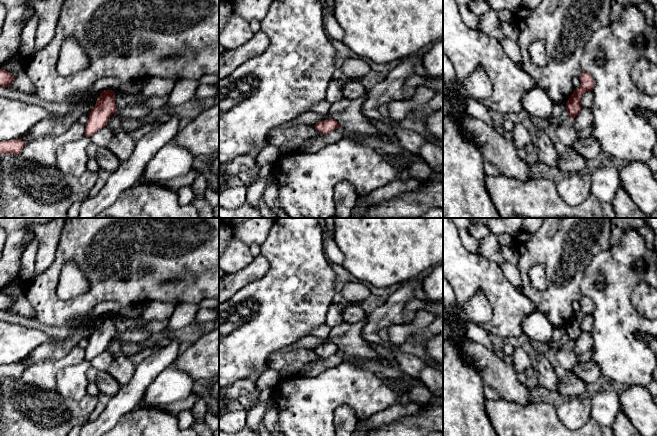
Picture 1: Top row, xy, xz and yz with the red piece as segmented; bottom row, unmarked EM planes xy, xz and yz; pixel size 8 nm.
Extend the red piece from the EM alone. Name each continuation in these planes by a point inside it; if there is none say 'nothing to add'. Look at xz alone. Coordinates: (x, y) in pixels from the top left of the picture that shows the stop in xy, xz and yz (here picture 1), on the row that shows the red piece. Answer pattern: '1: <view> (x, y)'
nothing to add

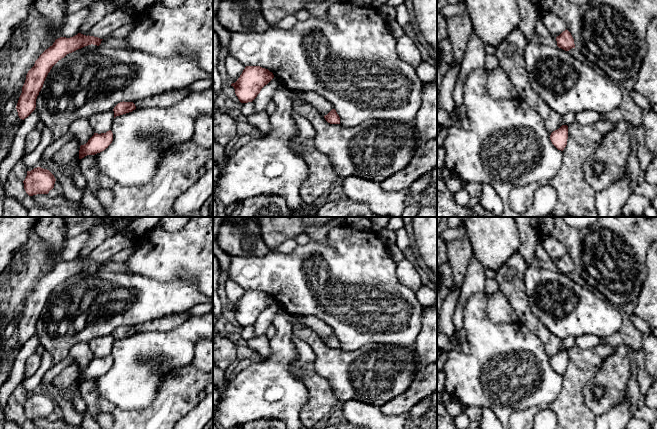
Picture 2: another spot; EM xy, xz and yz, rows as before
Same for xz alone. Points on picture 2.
nothing to add

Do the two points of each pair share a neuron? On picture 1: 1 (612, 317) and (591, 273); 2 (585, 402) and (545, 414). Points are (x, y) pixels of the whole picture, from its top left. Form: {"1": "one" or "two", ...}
{"1": "one", "2": "two"}

